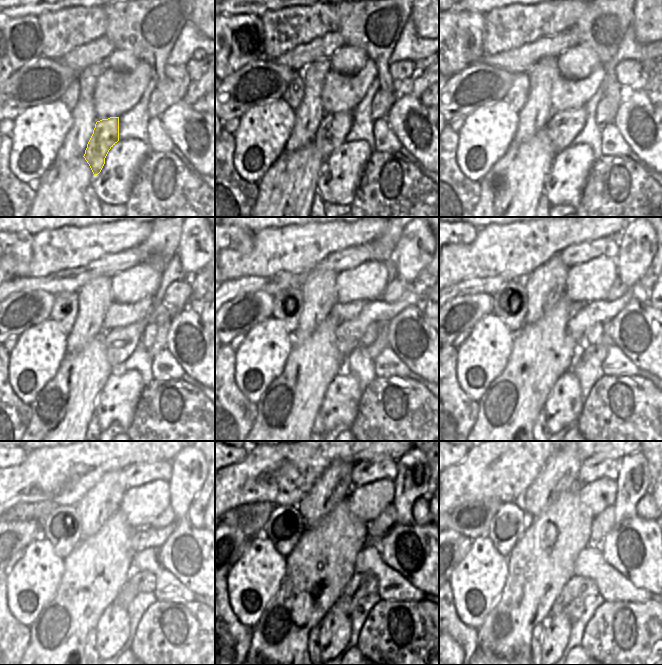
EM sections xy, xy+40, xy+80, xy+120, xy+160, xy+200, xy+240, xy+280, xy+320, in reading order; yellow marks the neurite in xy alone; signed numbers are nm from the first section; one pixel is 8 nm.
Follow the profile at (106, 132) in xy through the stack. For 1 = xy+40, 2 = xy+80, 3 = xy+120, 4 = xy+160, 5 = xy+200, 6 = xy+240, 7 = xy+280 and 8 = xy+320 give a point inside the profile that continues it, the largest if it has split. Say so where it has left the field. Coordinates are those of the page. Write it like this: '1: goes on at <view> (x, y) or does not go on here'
1: goes on at xy+40 (331, 134)
2: goes on at xy+80 (562, 127)
3: goes on at xy+120 (119, 343)
4: goes on at xy+160 (348, 334)
5: goes on at xy+200 (603, 311)
6: goes on at xy+240 (147, 537)
7: goes on at xy+280 (418, 507)
8: goes on at xy+320 (642, 507)

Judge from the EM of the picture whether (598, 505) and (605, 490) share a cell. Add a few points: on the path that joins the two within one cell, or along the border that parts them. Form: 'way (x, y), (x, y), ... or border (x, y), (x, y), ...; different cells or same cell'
way (598, 501), (598, 495), (601, 492); same cell

